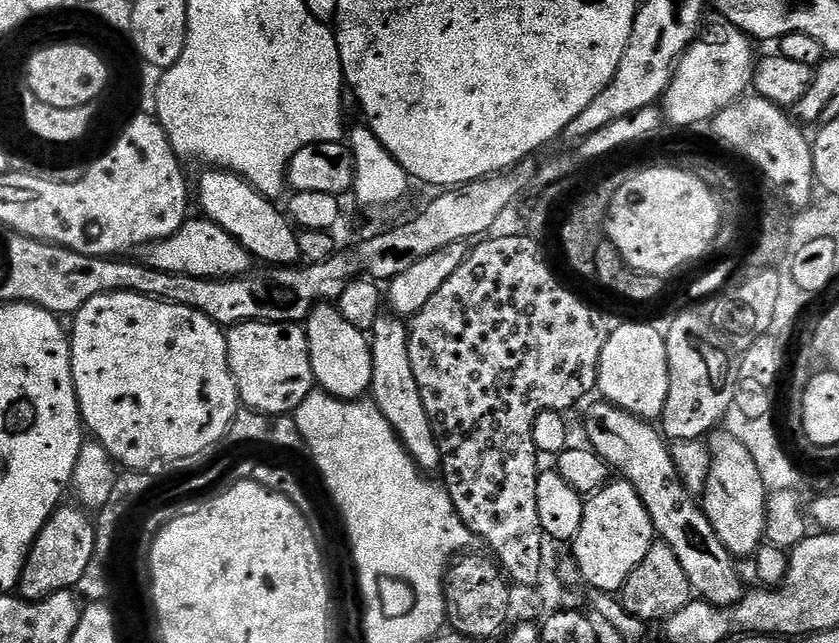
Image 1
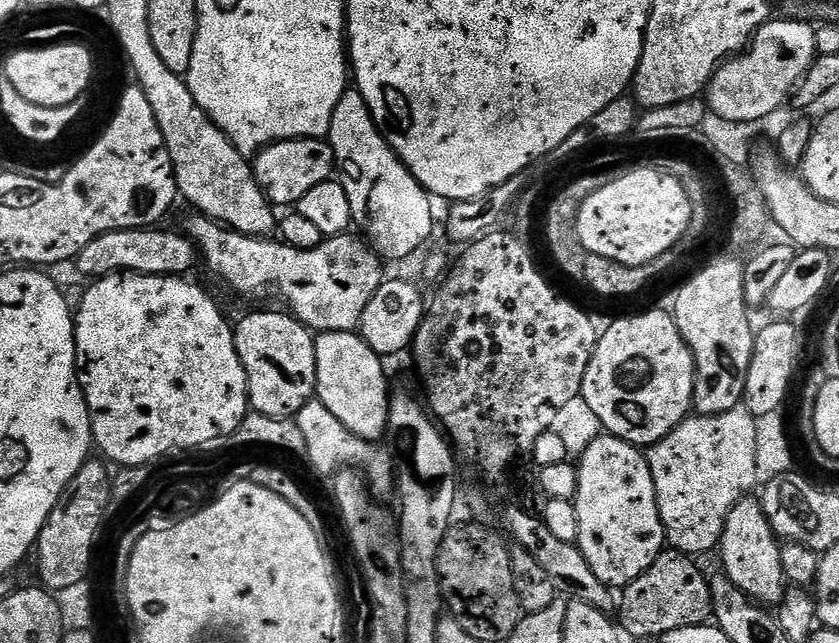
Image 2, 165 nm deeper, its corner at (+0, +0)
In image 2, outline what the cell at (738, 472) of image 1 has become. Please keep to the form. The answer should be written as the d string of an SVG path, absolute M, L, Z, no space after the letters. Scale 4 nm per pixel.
M752 499L740 500L730 510L718 545L720 560L724 563L722 572L727 576L729 582L738 586L738 590L745 592L757 604L776 606L779 605L786 591L782 558L780 557L782 544L766 518L763 503L759 499Z

